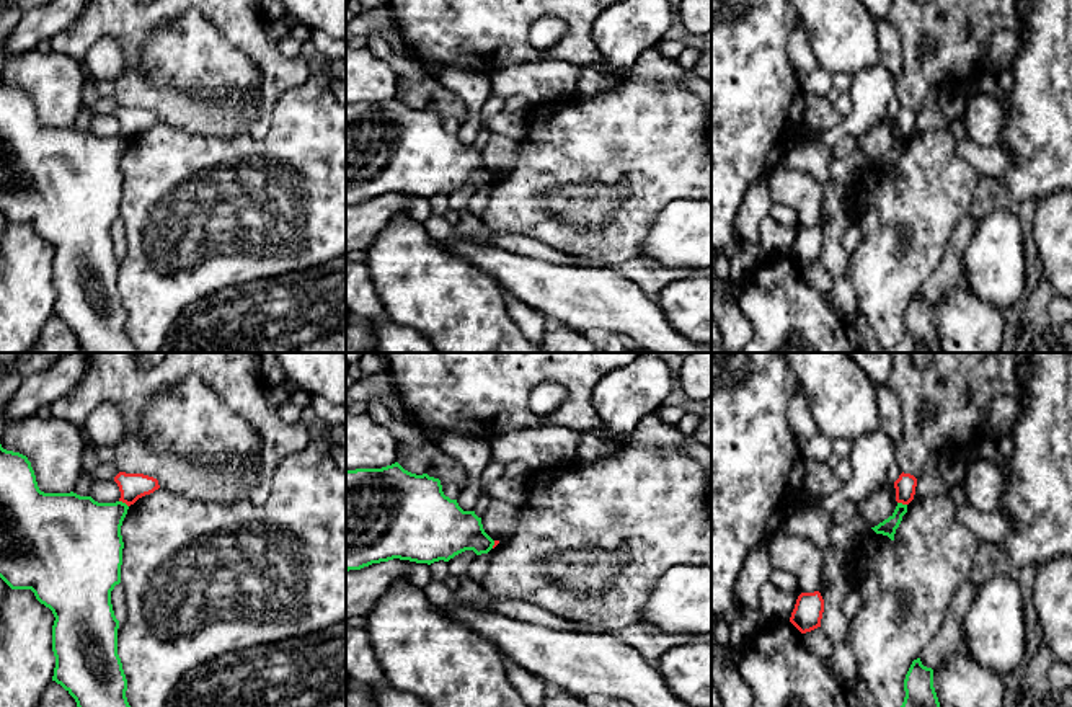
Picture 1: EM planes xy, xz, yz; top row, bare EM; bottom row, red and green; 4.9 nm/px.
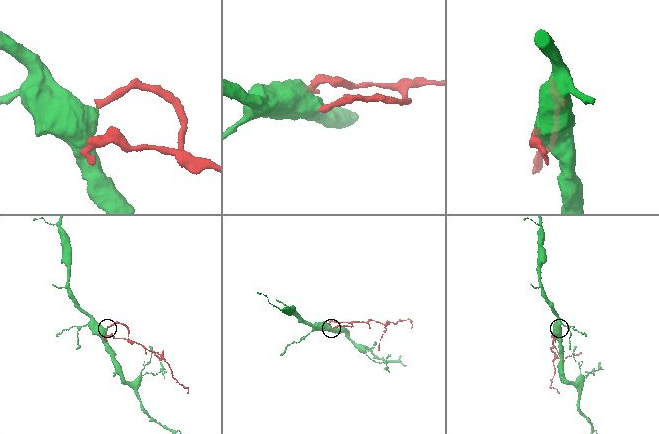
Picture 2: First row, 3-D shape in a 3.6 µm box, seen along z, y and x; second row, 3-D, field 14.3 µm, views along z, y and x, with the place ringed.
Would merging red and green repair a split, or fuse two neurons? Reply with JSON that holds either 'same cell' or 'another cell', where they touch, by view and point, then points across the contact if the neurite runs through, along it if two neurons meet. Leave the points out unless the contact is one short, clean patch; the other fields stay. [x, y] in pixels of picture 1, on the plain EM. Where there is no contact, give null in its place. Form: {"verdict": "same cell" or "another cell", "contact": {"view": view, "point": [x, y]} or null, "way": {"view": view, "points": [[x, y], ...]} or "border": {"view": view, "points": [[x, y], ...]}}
{"verdict": "another cell", "contact": {"view": "xy", "point": [124, 136]}, "border": {"view": "xy", "points": [[119, 134], [128, 141]]}}

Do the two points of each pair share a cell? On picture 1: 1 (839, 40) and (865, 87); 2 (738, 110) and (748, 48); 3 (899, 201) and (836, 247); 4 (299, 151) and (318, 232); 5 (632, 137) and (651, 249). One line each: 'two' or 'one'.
1: two
2: one
3: two
4: one
5: two

